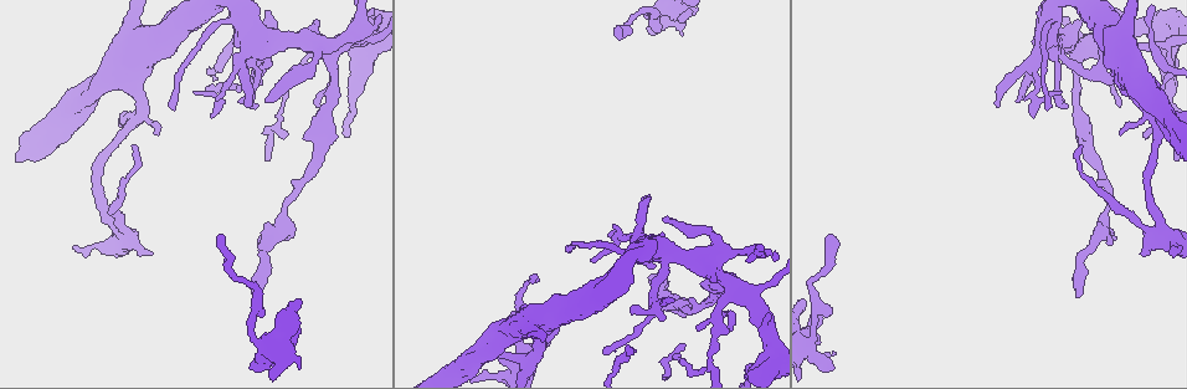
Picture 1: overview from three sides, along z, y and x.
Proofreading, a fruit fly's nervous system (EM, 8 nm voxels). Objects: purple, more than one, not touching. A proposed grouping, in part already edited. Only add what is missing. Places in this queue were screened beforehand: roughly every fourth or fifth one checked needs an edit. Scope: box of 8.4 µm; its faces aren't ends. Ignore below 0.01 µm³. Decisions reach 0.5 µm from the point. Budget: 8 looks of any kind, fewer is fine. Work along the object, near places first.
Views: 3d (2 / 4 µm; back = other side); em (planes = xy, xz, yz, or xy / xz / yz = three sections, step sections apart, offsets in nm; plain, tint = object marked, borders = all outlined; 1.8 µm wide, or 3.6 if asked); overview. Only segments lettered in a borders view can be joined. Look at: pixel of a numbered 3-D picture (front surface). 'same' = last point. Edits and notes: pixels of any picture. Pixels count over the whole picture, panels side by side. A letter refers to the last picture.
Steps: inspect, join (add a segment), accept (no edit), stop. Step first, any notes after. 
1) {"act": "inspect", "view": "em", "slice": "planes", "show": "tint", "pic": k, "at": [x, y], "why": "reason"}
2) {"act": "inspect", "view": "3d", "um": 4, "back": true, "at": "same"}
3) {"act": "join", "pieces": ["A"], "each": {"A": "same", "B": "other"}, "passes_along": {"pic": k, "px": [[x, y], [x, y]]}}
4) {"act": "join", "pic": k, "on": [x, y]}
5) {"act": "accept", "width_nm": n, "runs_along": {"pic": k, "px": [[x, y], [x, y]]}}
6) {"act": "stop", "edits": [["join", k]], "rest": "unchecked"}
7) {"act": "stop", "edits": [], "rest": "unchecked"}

{"act": "inspect", "view": "em", "slice": "planes", "show": "plain", "pic": 1, "at": [832, 351], "why": "free end"}

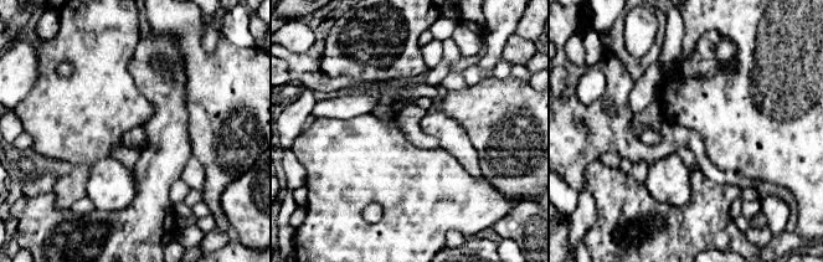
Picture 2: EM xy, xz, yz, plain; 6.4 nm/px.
{"act": "inspect", "view": "em", "slice": "planes", "show": "borders", "at": "same"}

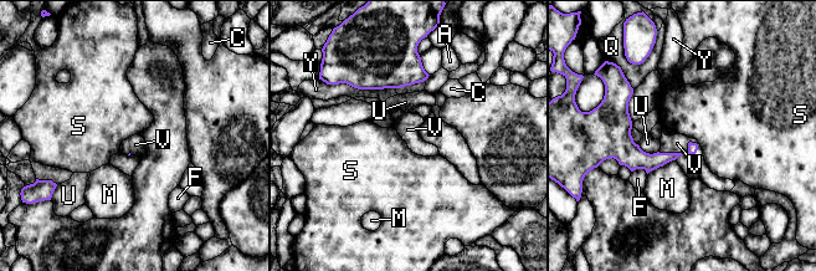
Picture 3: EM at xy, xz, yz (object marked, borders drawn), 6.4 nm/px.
{"act": "join", "pieces": ["V"], "each": {"A": "other", "C": "other", "F": "other", "M": "other", "Q": "other", "S": "other", "U": "other", "V": "same", "Y": "other"}, "passes_along": {"pic": 3, "px": [[692, 147], [697, 149], [677, 143]]}, "found": "it goes on there"}

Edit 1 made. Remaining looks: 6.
{"act": "inspect", "view": "3d", "um": 4, "pic": 1, "at": [616, 30], "why": "tapers out"}

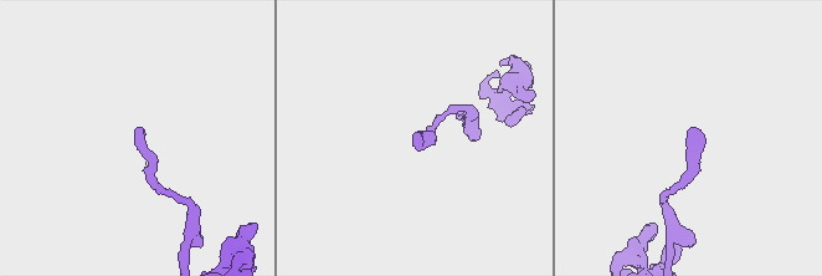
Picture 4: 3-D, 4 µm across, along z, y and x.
{"act": "inspect", "view": "em", "um": 3.6, "slice": "planes", "show": "borders", "pic": 4, "at": [691, 129], "why": "now the EM"}

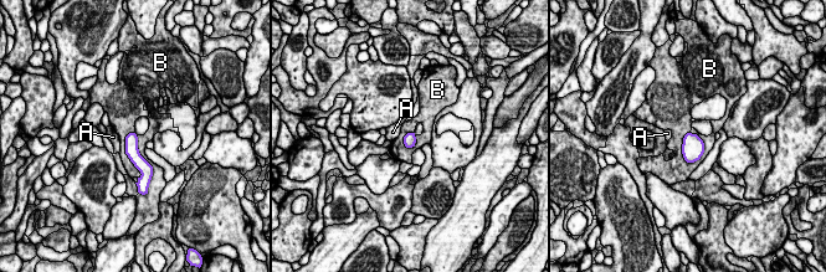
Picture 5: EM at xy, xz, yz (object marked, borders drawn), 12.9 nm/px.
{"act": "accept", "width_nm": 160, "each": {"A": "other", "B": "other"}, "border": {"pic": 5, "px": [[687, 132], [682, 157], [693, 163]]}, "found": "none of them fits"}

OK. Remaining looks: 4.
{"act": "inspect", "view": "em", "slice": "xy", "step": 4, "show": "borders", "pic": 1, "at": [655, 301], "why": "arms part here"}

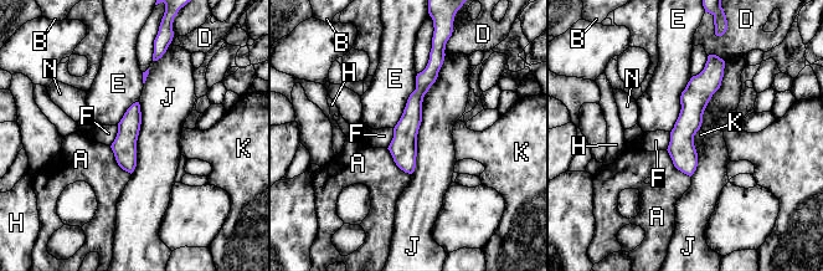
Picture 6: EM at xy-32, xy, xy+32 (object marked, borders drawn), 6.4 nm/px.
{"act": "inspect", "view": "em", "slice": "planes", "show": "borders", "at": "same"}

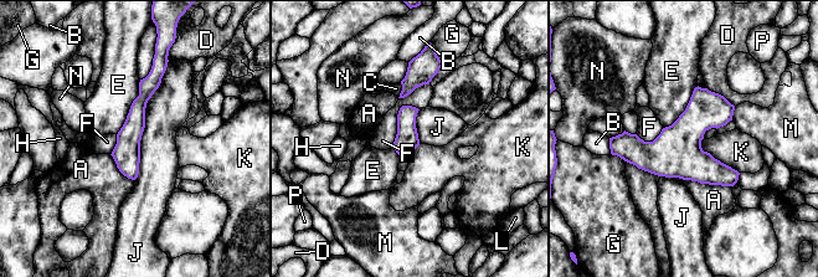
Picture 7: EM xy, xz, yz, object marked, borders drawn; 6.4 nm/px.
{"act": "accept", "longest_contact_nm": ["J", 800], "each": {"A": "other", "B": "other", "C": "other", "D": "other", "E": "other", "F": "other", "G": "other", "H": "other", "J": "other", "K": "other", "L": "other", "M": "other", "N": "other", "P": "other"}, "runs_along": {"pic": 7, "px": [[158, 70], [130, 133], [130, 175]]}, "found": "no lettered segment goes on from it"}

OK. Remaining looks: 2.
{"act": "stop", "edits": [["join", 3]], "rest": "unchecked"}

